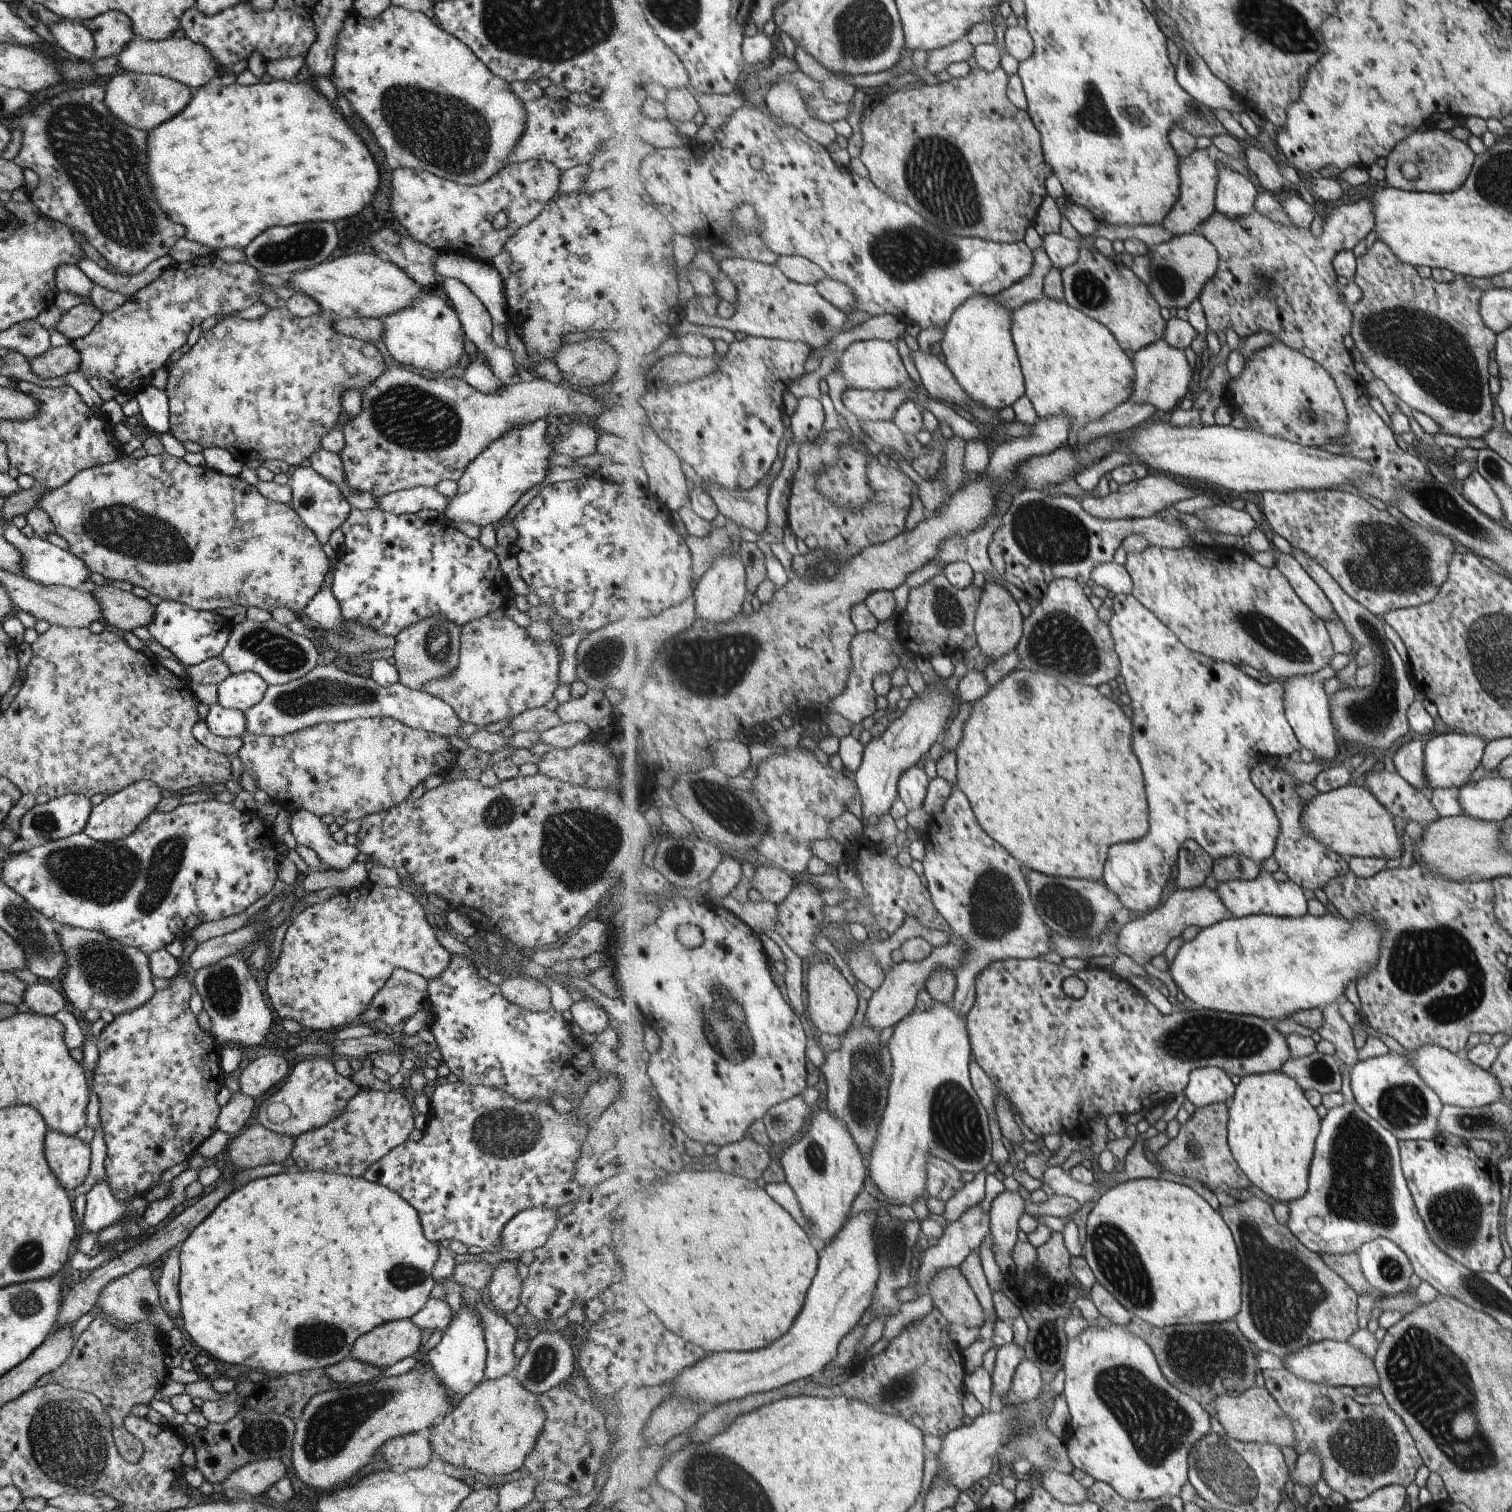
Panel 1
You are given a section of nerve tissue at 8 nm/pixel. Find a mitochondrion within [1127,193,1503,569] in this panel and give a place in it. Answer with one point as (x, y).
(1436, 357)

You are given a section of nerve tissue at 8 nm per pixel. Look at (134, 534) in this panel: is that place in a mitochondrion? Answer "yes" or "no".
yes

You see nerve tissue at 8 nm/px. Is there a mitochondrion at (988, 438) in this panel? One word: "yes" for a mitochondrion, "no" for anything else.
no

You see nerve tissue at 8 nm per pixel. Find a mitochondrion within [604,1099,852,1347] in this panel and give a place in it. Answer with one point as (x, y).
(816, 1157)

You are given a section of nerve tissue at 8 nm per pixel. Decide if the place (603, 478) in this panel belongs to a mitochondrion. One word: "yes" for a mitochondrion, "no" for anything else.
no

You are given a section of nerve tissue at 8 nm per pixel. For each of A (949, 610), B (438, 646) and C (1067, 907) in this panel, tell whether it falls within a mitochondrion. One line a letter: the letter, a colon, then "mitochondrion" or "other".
A: mitochondrion
B: mitochondrion
C: mitochondrion

